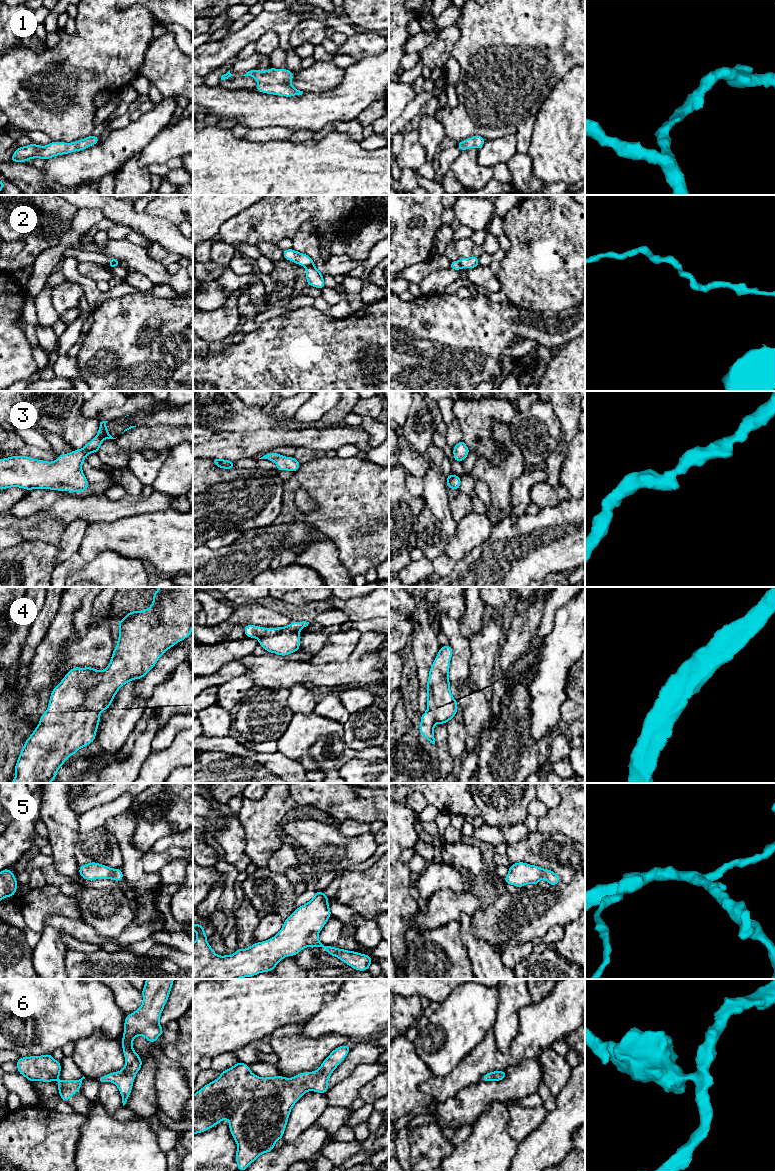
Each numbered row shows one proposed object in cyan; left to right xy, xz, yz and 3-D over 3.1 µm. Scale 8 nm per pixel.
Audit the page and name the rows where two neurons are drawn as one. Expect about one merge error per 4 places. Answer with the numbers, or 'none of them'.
2

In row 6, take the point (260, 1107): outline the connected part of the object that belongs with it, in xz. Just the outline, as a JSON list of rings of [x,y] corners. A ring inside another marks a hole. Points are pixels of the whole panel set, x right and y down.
[[[335,1048],[318,1070],[292,1078],[280,1074],[262,1078],[239,1061],[193,1095],[193,1135],[227,1119],[237,1143],[238,1170],[244,1171],[257,1157],[274,1150],[292,1107],[307,1091],[325,1094],[329,1090],[329,1077],[350,1048]]]

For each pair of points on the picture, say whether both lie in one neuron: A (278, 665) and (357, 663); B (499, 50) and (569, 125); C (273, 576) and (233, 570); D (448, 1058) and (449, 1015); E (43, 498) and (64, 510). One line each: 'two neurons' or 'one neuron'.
A: one neuron
B: two neurons
C: two neurons
D: one neuron
E: two neurons

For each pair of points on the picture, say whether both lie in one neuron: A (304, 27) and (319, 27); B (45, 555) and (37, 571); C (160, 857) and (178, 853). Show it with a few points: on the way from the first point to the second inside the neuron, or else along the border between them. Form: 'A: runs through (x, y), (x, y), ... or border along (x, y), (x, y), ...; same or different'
A: runs through (308, 27), (315, 27); same
B: runs through (41, 559), (41, 564), (38, 567); same
C: runs through (164, 857), (174, 853); same

